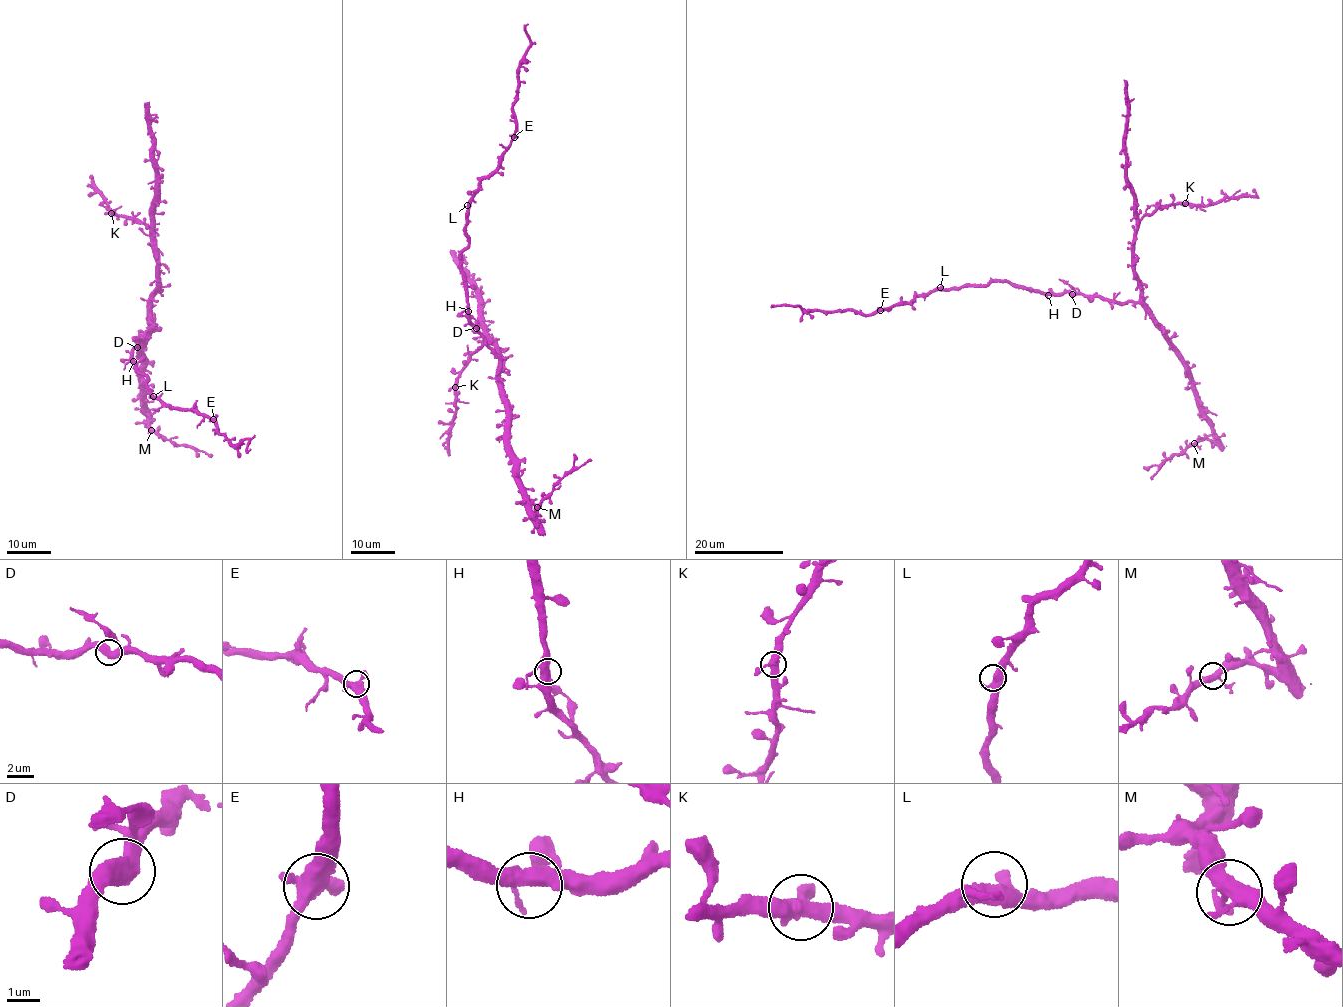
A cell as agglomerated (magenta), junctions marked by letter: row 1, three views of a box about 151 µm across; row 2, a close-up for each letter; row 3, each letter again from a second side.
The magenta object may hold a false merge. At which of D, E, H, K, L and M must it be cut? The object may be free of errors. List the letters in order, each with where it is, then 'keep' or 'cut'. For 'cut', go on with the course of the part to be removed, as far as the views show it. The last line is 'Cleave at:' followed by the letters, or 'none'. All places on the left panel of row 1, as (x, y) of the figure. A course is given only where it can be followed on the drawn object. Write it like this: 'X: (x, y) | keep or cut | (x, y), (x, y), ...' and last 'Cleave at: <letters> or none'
D: (137, 347) | keep
E: (213, 419) | keep
H: (133, 361) | keep
K: (111, 213) | keep
L: (153, 396) | keep
M: (151, 430) | keep
Cleave at: none

